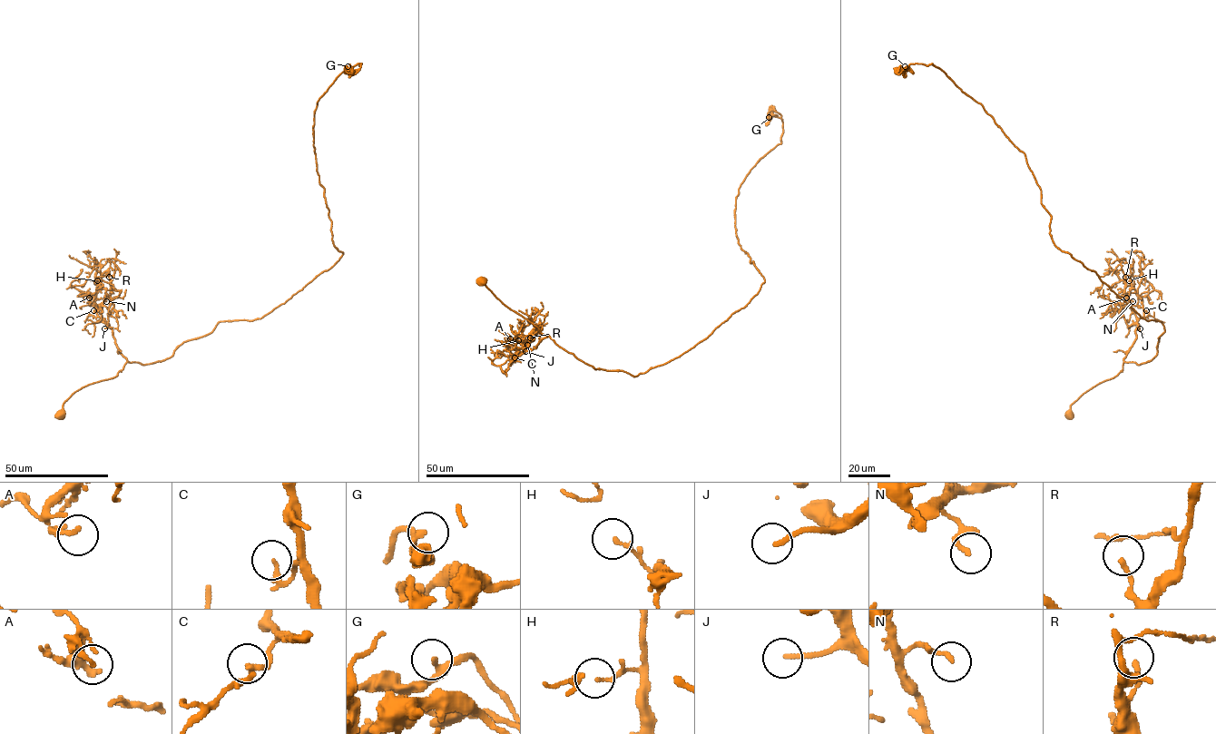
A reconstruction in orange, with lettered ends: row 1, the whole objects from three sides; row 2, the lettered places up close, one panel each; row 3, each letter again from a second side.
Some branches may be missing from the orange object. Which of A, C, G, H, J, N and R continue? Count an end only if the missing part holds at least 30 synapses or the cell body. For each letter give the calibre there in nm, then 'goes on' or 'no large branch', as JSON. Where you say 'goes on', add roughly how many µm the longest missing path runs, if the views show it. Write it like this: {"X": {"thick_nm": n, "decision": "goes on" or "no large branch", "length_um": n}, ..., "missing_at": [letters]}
{"A": {"thick_nm": 130, "decision": "no large branch"}, "C": {"thick_nm": 100, "decision": "no large branch"}, "G": {"thick_nm": 160, "decision": "no large branch"}, "H": {"thick_nm": 100, "decision": "no large branch"}, "J": {"thick_nm": 170, "decision": "goes on", "length_um": 10}, "N": {"thick_nm": 160, "decision": "no large branch"}, "R": {"thick_nm": 160, "decision": "no large branch"}, "missing_at": ["J"]}

